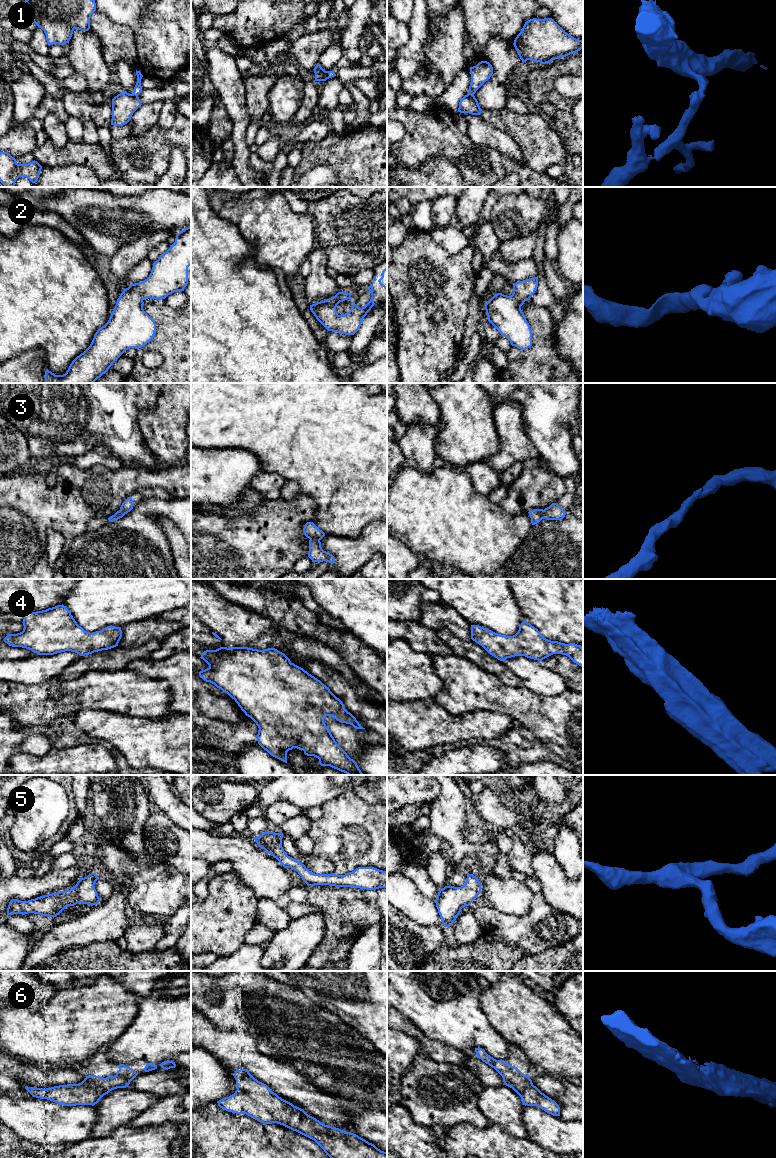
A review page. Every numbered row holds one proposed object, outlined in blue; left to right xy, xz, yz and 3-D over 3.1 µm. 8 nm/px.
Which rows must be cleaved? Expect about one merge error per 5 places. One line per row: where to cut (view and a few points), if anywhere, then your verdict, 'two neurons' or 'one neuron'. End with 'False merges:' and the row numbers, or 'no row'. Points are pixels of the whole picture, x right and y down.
1: cut yz (468, 93), (473, 94); two neurons
2: cut none; one neuron
3: cut none; one neuron
4: cut none; one neuron
5: cut none; one neuron
6: cut none; one neuron
False merges: 1

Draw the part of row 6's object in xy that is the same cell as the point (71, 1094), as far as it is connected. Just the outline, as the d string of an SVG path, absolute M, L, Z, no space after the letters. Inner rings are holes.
M119 1065L119 1070L114 1076L101 1078L90 1075L79 1084L59 1085L51 1088L37 1088L25 1086L25 1089L36 1098L47 1099L65 1106L92 1105L110 1091L117 1088L126 1088L138 1075L132 1068Z

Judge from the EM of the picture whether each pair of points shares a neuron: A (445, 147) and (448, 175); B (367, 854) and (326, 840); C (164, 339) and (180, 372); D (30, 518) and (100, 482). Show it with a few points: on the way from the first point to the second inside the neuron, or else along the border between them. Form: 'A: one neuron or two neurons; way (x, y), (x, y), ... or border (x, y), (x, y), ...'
A: two neurons; border (423, 162), (443, 156), (451, 161), (462, 175)
B: one neuron; way (357, 844), (353, 840), (336, 840)
C: one neuron; way (172, 347), (180, 355), (180, 364)
D: one neuron; way (47, 507), (67, 507), (78, 496), (83, 495)

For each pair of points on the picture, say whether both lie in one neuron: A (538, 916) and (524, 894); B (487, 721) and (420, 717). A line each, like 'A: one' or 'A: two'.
A: two
B: one

